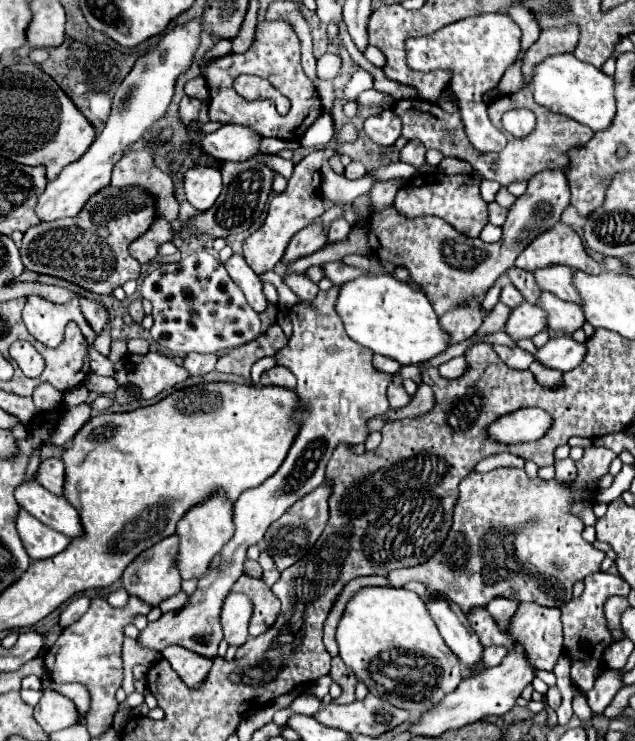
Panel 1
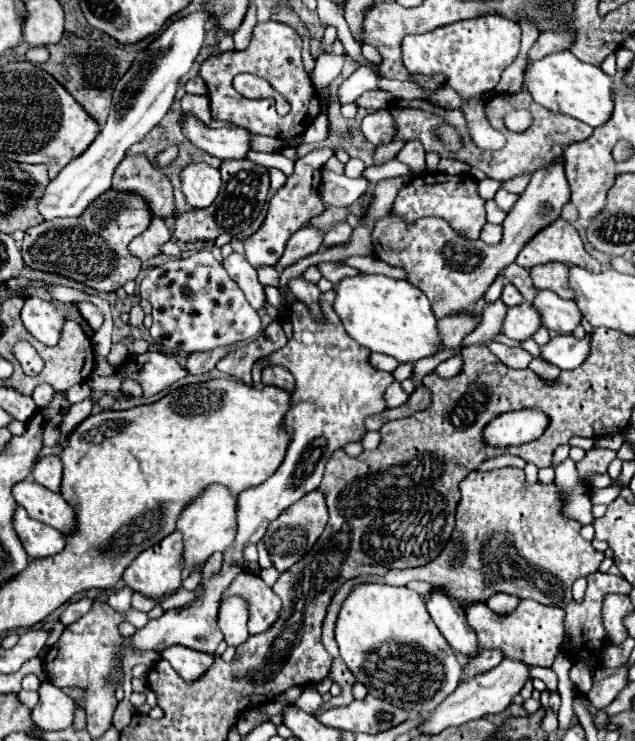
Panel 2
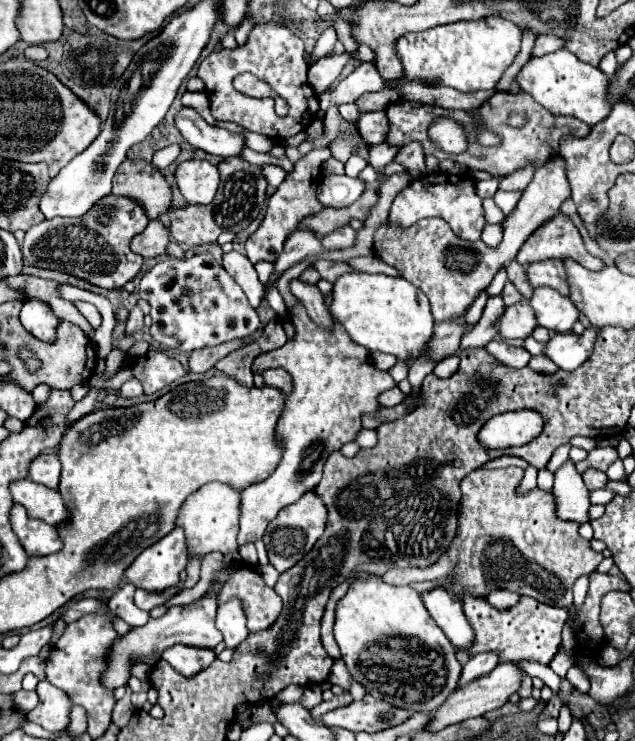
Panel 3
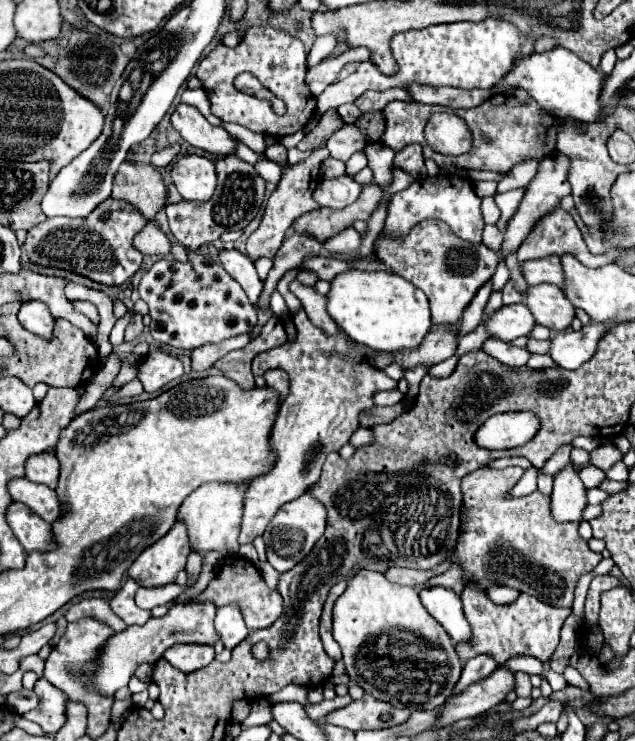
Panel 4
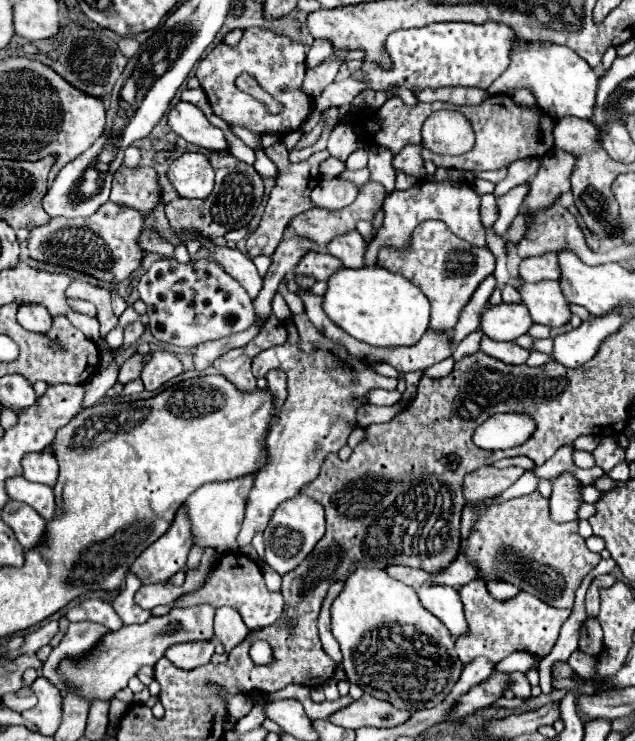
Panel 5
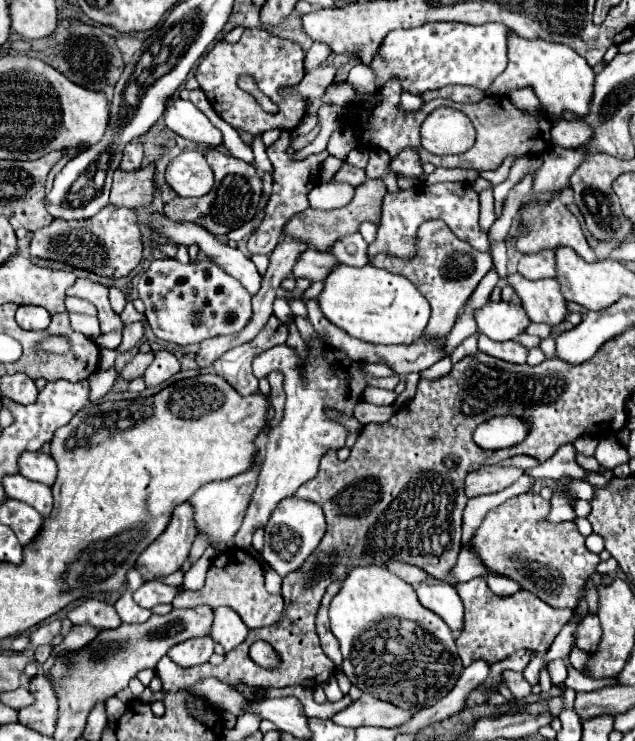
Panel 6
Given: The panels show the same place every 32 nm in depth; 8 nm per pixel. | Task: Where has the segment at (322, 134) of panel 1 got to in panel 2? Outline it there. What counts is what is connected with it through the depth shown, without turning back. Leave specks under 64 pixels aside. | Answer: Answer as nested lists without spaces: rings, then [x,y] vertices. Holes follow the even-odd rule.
[[[322,112],[320,116],[314,118],[314,122],[306,128],[304,132],[304,142],[308,144],[314,144],[314,142],[320,142],[328,136],[328,120],[326,120],[326,114]]]

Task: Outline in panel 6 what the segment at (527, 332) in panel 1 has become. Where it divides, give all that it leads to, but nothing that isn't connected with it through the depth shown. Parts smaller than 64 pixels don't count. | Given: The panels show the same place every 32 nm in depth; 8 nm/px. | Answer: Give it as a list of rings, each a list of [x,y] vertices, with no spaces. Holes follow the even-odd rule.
[[[486,302],[474,312],[478,332],[492,340],[514,340],[530,324],[524,308],[510,302]]]

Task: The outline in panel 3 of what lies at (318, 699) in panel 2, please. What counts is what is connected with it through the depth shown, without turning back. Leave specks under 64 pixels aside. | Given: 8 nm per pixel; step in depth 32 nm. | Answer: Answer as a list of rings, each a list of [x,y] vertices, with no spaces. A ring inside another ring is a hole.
[[[310,686],[304,690],[304,700],[302,700],[304,708],[312,708],[320,702],[322,702],[322,688],[320,686]]]

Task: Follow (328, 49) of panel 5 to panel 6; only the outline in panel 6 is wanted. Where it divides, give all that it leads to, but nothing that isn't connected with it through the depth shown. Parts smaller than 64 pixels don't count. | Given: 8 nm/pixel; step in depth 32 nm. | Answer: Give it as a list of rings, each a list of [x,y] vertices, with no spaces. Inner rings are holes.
[[[312,44],[312,48],[306,52],[306,60],[304,60],[304,68],[306,70],[314,70],[314,68],[318,68],[318,66],[322,66],[326,60],[328,60],[328,56],[330,56],[332,52],[328,50],[328,48],[324,48],[324,44]]]

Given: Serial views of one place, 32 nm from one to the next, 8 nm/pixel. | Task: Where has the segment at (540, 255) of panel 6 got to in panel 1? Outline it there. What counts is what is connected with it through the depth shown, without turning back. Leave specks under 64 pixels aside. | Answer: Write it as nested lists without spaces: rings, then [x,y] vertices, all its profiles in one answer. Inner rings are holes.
[[[552,264],[548,268],[538,268],[534,272],[534,278],[542,290],[548,290],[562,300],[580,304],[578,292],[572,286],[572,270],[570,268],[564,268],[560,264]]]

